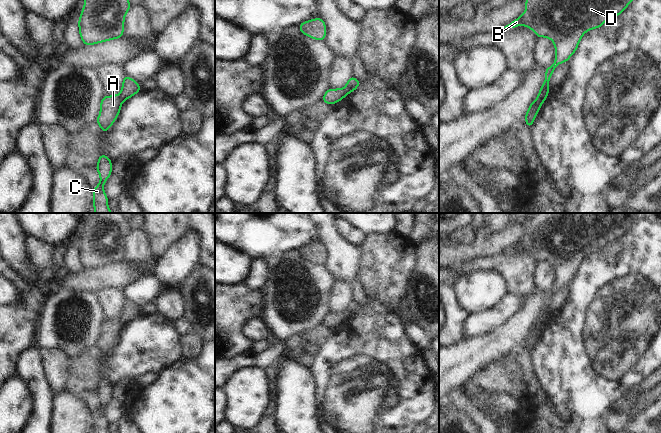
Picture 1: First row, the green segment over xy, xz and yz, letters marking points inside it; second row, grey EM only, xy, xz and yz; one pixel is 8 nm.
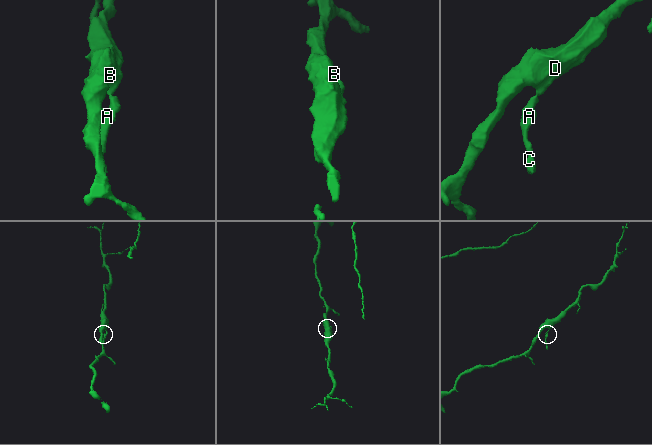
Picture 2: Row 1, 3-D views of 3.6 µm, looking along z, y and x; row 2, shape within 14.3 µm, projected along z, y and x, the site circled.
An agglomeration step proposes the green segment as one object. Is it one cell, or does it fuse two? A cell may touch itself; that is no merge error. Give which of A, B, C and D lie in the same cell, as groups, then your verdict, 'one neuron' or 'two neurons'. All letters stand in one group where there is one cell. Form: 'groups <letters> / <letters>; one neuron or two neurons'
groups A C / B D; two neurons

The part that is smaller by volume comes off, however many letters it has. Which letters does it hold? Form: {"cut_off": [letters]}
{"cut_off": ["A", "C"]}

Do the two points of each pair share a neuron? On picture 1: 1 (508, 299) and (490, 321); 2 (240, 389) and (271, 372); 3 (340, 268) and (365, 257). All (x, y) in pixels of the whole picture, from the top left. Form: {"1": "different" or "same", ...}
{"1": "same", "2": "different", "3": "different"}

